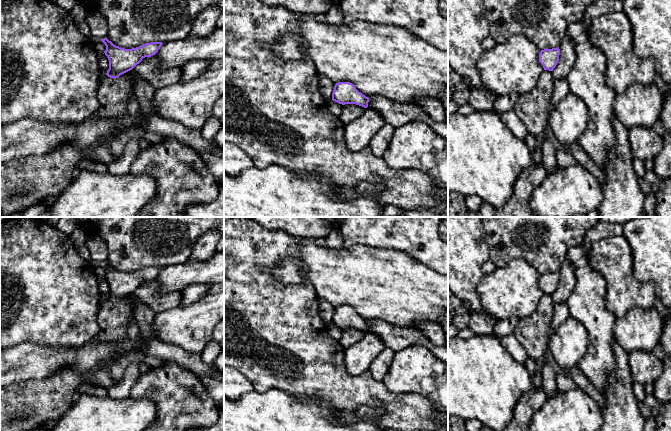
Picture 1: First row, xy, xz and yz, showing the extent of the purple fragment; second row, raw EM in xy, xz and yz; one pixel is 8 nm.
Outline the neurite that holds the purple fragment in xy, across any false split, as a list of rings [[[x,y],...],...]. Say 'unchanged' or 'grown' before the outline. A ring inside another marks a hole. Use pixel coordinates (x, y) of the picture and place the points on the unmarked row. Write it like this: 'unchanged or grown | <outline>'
unchanged | [[[107,262],[101,264],[105,270],[105,279],[109,284],[109,293],[106,299],[118,302],[120,299],[132,294],[143,282],[155,279],[162,266],[151,266],[132,273],[125,273],[114,269]]]

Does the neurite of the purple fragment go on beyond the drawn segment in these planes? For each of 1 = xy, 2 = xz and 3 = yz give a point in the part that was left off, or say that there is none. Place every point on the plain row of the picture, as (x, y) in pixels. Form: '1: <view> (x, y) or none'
1: none
2: none
3: none

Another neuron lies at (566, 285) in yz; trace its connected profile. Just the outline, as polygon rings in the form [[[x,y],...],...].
[[[568,260],[563,262],[559,273],[559,285],[552,295],[554,304],[566,303],[567,299],[575,288],[574,270],[572,264]]]

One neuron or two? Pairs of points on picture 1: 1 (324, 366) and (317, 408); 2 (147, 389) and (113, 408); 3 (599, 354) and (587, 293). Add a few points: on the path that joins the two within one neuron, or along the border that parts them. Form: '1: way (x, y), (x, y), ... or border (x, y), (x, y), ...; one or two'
1: border (295, 396), (301, 399), (318, 398), (339, 410); two
2: border (130, 396), (150, 399), (155, 403); two
3: way (599, 339), (599, 321), (590, 308); one

